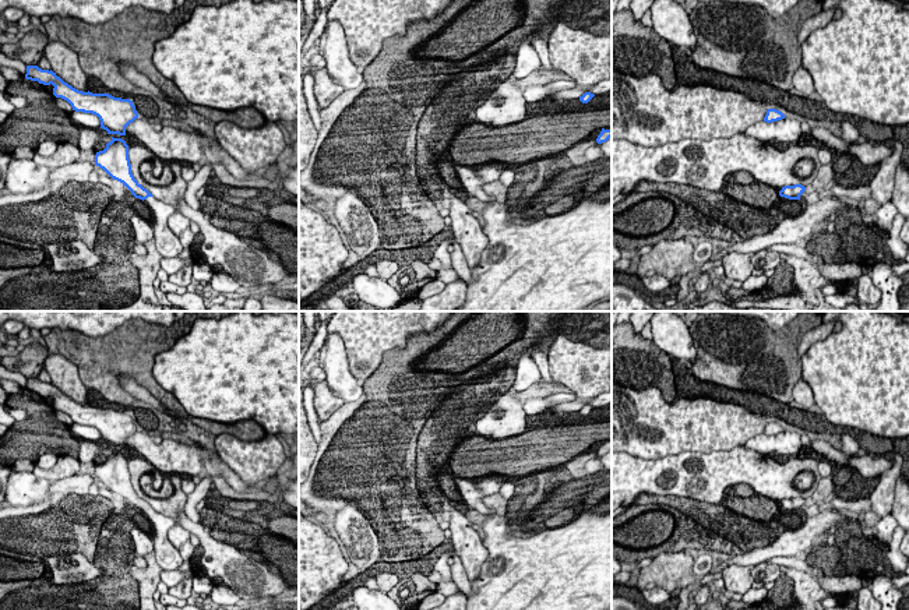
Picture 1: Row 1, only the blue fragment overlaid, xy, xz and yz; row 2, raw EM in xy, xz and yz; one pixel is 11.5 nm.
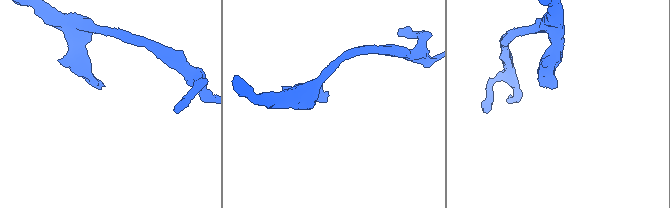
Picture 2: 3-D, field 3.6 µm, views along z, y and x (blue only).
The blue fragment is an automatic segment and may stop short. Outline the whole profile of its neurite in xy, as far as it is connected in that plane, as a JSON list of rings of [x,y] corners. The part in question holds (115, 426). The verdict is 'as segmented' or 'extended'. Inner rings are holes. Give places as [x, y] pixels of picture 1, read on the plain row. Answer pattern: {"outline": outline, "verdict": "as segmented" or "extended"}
{"outline": [[[27,378],[27,392],[43,398],[53,398],[53,408],[67,413],[73,423],[92,426],[99,430],[101,441],[108,447],[126,448],[126,440],[138,431],[133,413],[114,410],[109,406],[82,405],[56,388],[52,382],[42,382],[38,378]]], "verdict": "as segmented"}

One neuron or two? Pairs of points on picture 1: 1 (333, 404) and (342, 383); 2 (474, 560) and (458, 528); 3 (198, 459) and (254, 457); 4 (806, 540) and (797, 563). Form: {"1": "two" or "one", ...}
{"1": "two", "2": "one", "3": "two", "4": "two"}

